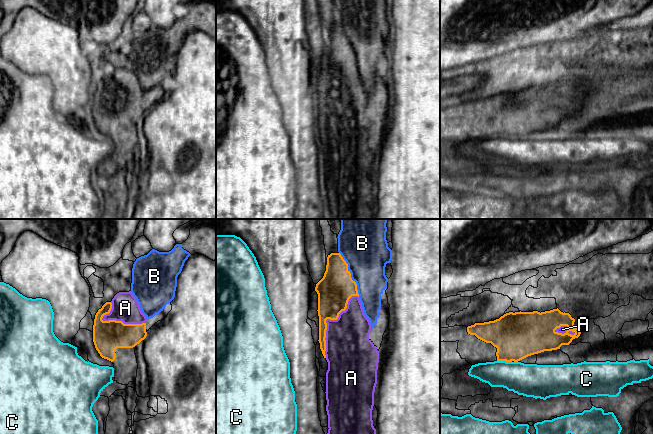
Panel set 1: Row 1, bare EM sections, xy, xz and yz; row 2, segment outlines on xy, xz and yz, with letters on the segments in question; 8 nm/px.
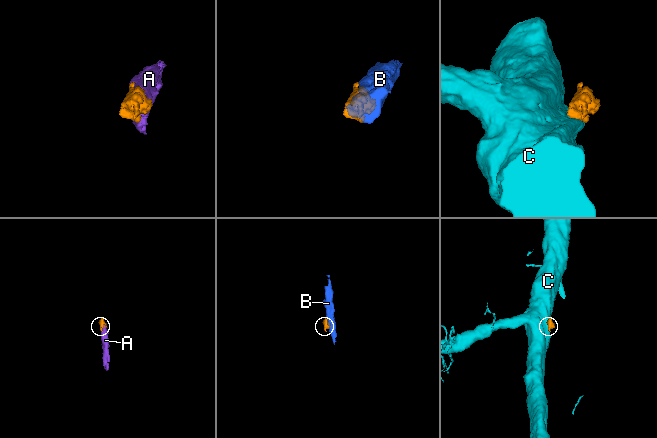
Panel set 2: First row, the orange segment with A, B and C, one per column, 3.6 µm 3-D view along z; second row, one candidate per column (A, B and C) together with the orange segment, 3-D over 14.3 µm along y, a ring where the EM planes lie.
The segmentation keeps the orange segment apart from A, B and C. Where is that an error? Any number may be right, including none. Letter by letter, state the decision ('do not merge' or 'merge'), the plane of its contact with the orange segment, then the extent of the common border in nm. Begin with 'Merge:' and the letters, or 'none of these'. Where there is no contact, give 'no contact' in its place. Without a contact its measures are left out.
Merge: A
A: merge | xz | 550 nm
B: do not merge | xz | 400 nm
C: do not merge | yz | 120 nm

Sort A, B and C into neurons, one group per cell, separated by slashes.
A / B / C

